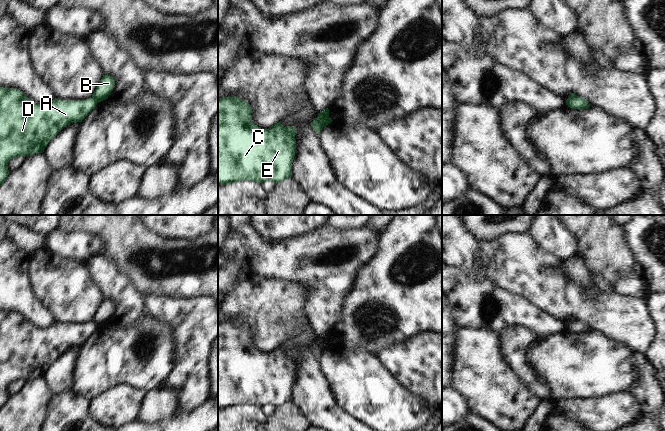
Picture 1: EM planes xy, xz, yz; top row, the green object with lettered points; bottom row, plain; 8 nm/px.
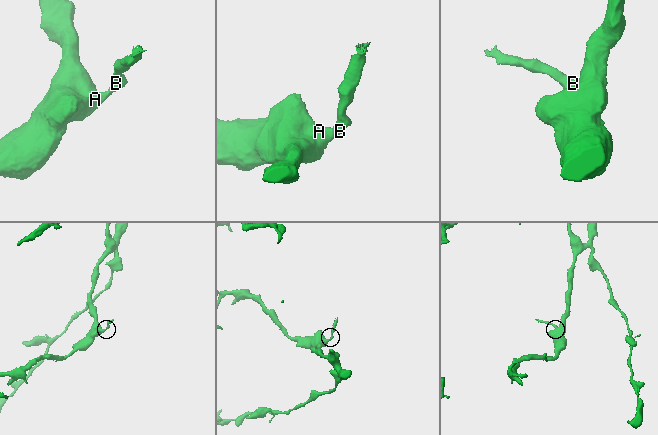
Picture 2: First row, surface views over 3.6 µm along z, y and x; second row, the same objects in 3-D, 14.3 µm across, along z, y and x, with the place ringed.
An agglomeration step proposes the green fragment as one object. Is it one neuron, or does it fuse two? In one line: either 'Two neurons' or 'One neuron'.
Two neurons.

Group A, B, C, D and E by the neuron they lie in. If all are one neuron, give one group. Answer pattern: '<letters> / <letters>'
A C D E / B

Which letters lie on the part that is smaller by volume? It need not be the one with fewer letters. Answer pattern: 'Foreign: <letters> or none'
Foreign: B

